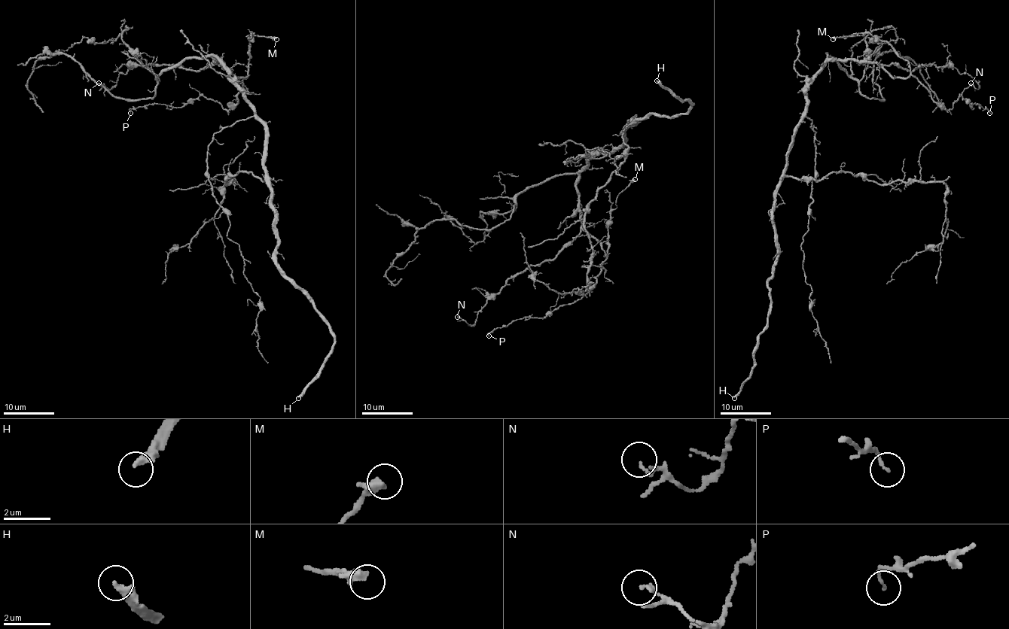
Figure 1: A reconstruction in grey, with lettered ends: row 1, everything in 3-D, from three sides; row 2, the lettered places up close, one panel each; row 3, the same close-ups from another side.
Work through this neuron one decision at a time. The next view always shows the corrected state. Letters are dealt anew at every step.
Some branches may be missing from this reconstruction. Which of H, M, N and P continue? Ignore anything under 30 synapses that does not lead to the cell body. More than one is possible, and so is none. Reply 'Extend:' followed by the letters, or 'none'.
Extend: H

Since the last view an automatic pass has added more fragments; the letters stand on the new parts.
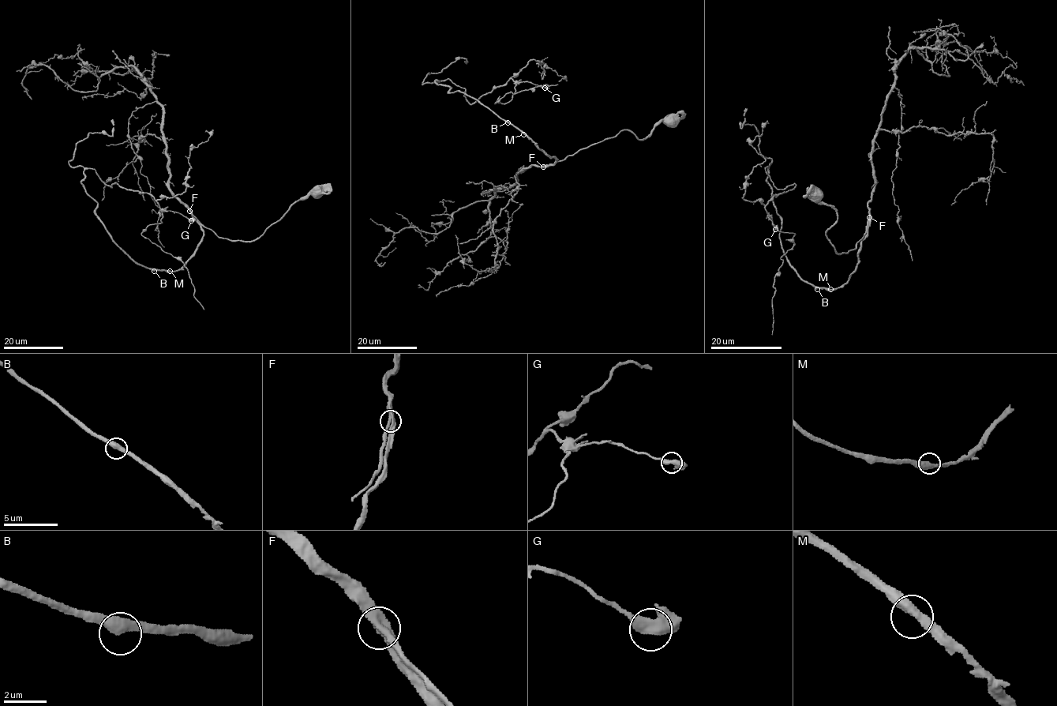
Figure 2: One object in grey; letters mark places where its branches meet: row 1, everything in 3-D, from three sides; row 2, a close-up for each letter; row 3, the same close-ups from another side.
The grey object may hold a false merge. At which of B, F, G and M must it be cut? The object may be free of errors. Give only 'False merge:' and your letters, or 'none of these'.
False merge: none of these

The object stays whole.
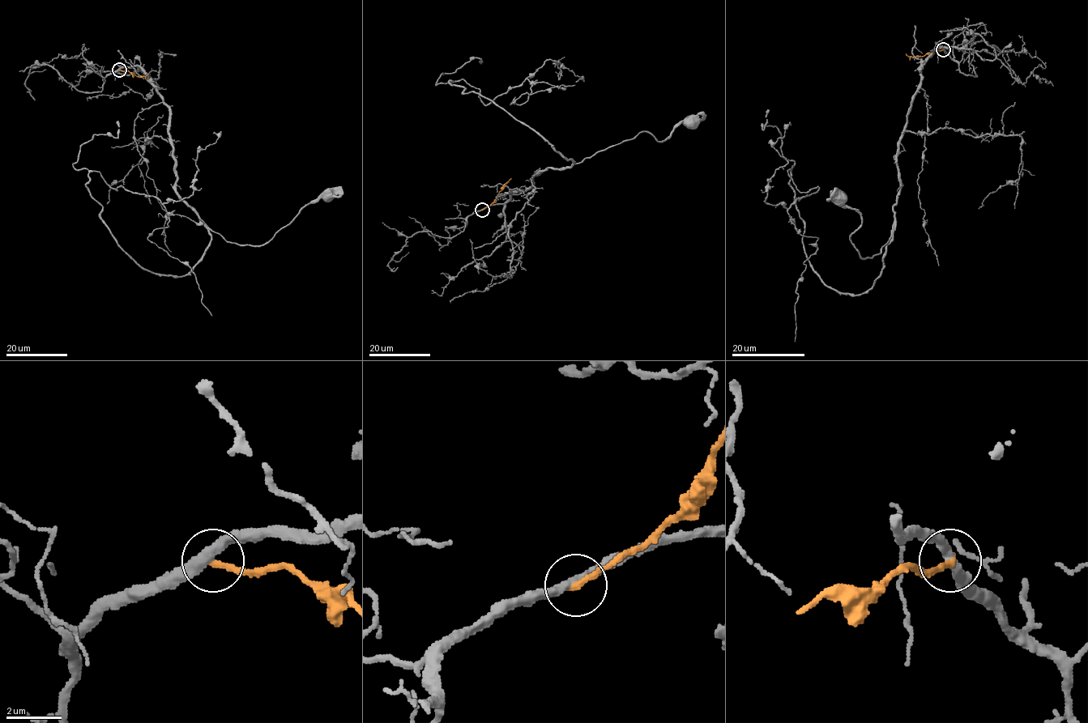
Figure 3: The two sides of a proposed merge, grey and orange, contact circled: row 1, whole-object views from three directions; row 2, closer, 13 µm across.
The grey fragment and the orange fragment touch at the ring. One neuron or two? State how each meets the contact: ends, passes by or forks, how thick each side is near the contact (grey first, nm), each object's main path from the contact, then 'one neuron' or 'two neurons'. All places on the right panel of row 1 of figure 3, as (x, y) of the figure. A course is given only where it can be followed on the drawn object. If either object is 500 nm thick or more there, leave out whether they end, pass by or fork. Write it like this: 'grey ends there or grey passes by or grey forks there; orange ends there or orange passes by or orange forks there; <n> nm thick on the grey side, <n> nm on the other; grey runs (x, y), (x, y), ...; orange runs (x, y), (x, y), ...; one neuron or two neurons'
grey passes by; orange ends there; 360 nm thick on the grey side, 240 nm on the other; grey runs (943, 48), (936, 44), (923, 65), (900, 142), (893, 231), (873, 257), (851, 242), (861, 215), (842, 196); orange runs (943, 48), (923, 56), (909, 57), (906, 53); two neurons

